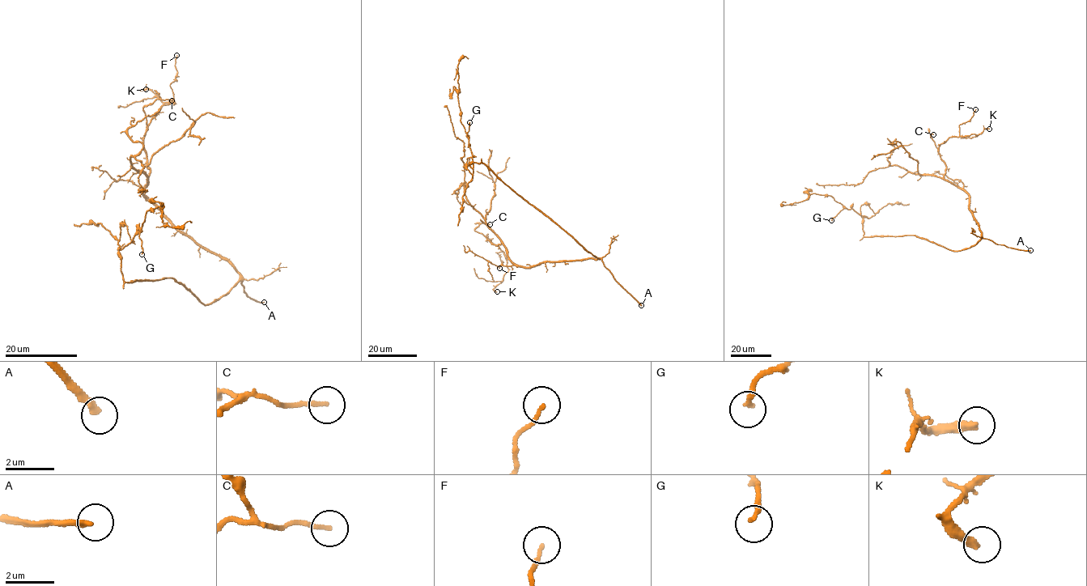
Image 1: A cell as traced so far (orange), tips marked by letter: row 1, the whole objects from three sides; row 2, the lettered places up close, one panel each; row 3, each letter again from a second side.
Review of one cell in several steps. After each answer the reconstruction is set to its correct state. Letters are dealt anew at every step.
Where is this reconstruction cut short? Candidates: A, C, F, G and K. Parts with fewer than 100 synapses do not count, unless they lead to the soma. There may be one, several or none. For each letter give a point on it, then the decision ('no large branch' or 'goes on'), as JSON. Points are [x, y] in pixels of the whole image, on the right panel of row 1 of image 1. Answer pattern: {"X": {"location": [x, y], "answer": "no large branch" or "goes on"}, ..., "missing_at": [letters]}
{"A": {"location": [1030, 250], "answer": "goes on"}, "C": {"location": [933, 134], "answer": "no large branch"}, "F": {"location": [975, 109], "answer": "no large branch"}, "G": {"location": [831, 220], "answer": "no large branch"}, "K": {"location": [989, 129], "answer": "no large branch"}, "missing_at": ["A"]}

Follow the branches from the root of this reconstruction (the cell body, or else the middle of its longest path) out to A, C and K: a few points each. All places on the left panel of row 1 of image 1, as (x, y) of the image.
A: (221, 295), (225, 295), (241, 280), (243, 291), (248, 297), (264, 302)
C: (221, 295), (239, 273), (184, 235), (142, 192), (150, 170), (142, 108), (157, 99), (171, 100)
K: (221, 295), (239, 273), (143, 193), (150, 170), (144, 134), (174, 102), (146, 89)

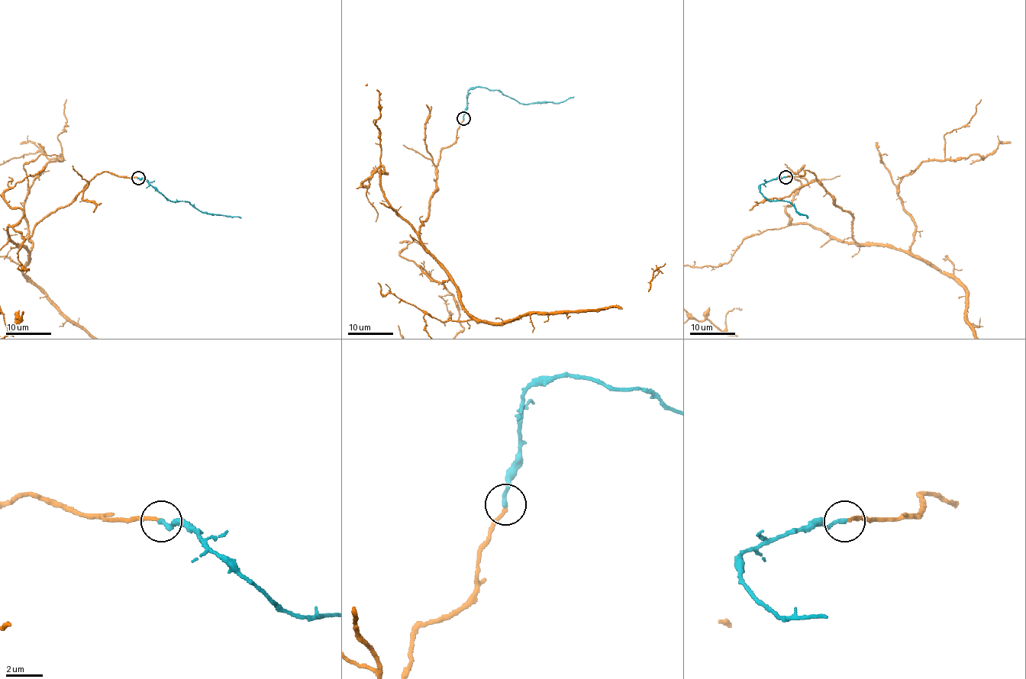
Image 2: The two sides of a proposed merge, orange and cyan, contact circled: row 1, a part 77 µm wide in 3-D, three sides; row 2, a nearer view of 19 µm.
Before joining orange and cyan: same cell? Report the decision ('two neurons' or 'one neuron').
one neuron

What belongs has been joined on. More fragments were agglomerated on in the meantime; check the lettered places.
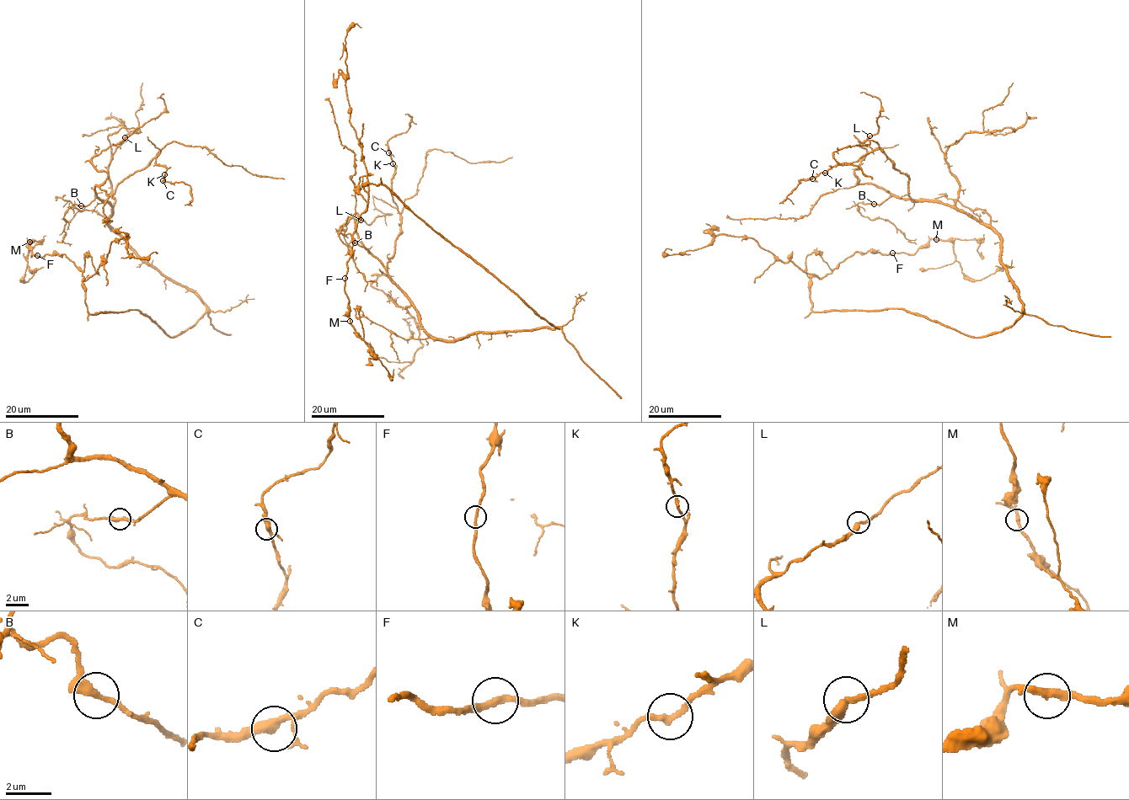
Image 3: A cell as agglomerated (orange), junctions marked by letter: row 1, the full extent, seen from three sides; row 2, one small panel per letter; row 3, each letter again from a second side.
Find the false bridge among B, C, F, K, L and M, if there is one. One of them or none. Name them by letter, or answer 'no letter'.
no letter

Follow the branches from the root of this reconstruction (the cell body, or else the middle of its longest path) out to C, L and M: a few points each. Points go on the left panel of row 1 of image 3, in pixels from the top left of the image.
C: (185, 330), (206, 306), (113, 232), (112, 205), (104, 201), (159, 150), (163, 180)
L: (185, 330), (206, 306), (113, 232), (112, 205), (95, 190), (107, 173), (92, 158), (125, 137)
M: (185, 330), (168, 337), (137, 310), (89, 314), (81, 271), (63, 254), (30, 256), (29, 242)

